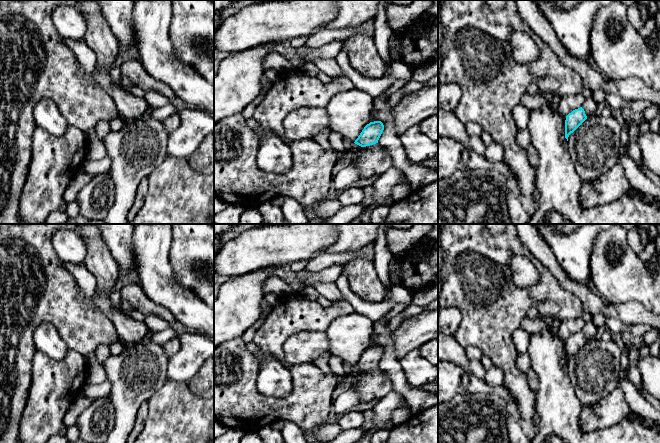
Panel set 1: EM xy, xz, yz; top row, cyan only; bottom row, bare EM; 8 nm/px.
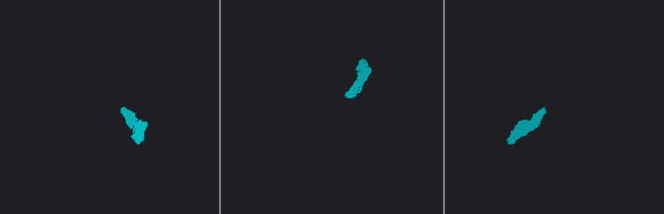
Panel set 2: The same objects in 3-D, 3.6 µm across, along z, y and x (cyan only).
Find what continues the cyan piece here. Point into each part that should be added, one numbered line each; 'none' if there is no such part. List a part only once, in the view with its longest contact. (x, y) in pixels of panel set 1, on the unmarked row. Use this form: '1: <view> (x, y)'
1: yz (590, 331)

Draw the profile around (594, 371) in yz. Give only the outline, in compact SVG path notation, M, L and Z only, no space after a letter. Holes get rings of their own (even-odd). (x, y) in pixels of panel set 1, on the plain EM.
M597 337L569 359L569 379L583 406L595 405L618 387L621 355L613 341Z

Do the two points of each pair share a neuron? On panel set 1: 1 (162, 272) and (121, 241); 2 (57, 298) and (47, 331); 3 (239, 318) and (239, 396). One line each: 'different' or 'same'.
1: different
2: different
3: different

